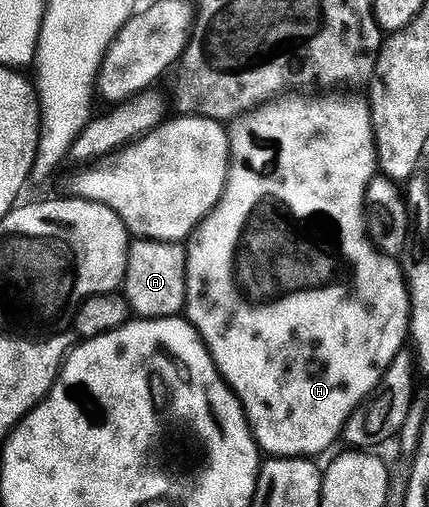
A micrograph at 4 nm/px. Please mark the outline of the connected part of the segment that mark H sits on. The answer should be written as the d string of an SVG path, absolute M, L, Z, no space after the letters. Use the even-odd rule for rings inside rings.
M293 96L263 106L232 123L229 130L232 166L225 195L212 214L198 226L195 237L187 246L187 321L201 333L217 371L236 392L245 409L248 429L253 431L254 443L269 456L317 456L313 454L331 449L337 438L339 442L344 435L353 413L380 386L381 377L409 342L409 285L405 282L402 263L396 257L382 254L369 239L369 231L365 228L365 193L379 170L373 116L365 104L340 102L337 98L304 102L301 98L304 97Z

